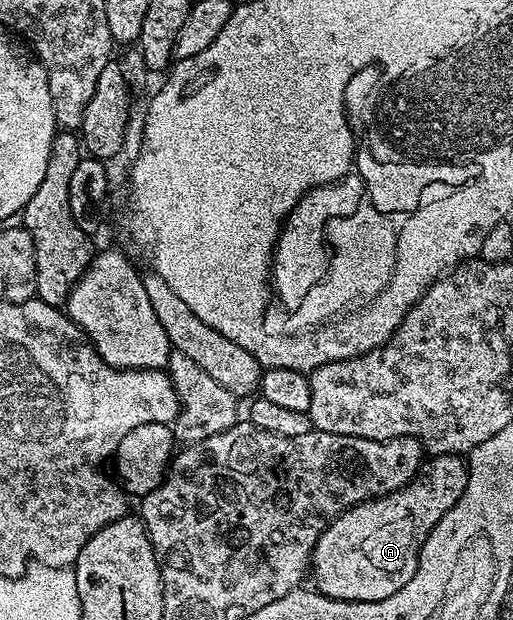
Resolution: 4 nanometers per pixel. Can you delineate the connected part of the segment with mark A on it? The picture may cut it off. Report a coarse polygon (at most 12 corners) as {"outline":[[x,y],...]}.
{"outline":[[432,456],[312,548],[324,596],[374,602],[414,578],[468,465]]}

